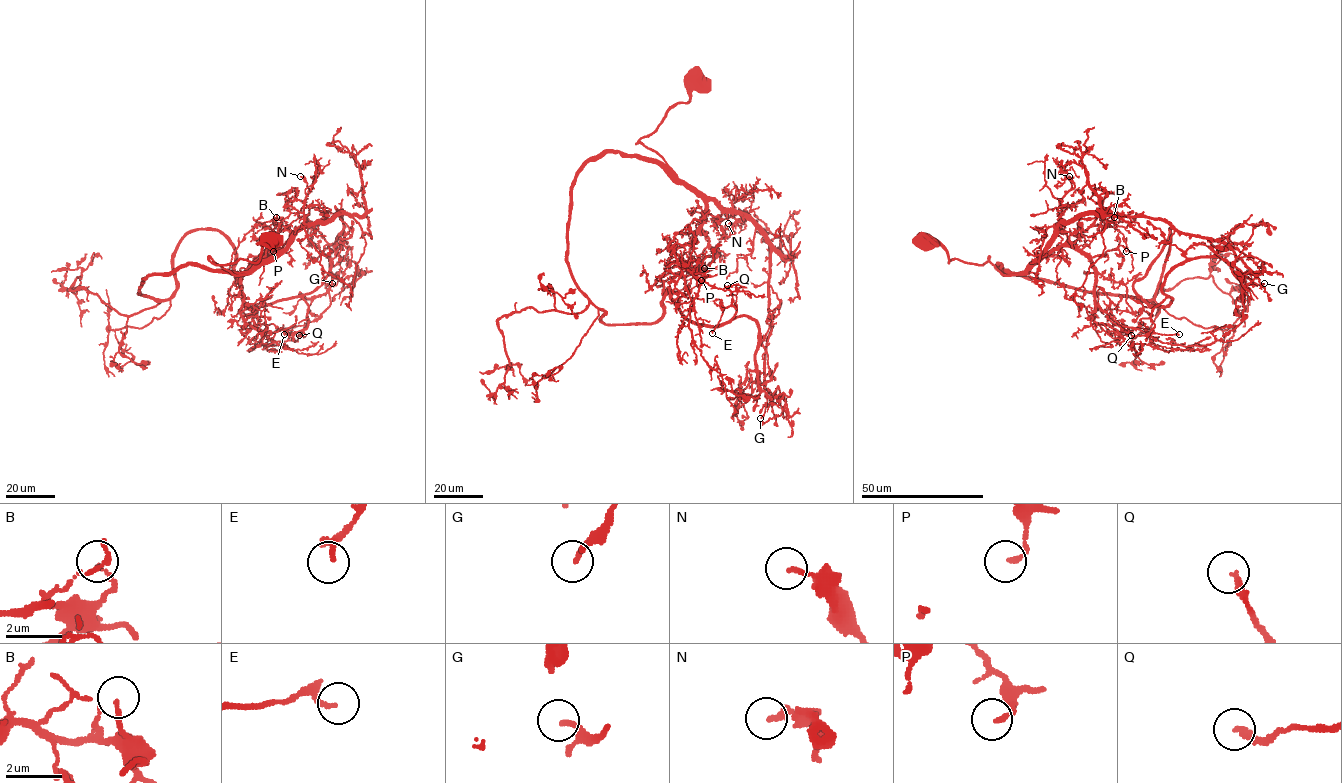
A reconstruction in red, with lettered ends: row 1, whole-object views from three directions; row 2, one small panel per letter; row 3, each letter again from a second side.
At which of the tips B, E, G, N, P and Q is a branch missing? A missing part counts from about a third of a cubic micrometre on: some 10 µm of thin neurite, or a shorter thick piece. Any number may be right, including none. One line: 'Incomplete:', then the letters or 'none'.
Incomplete: E, G, Q

